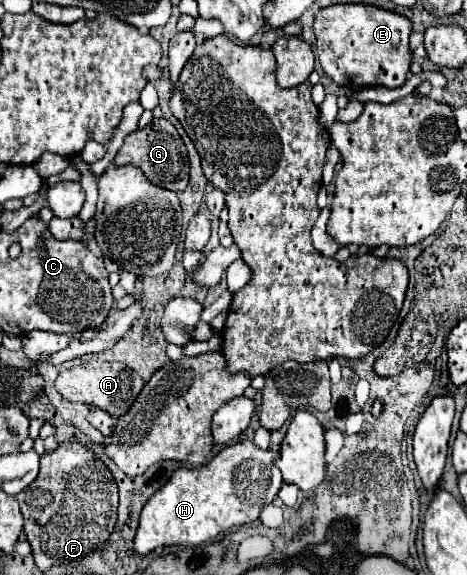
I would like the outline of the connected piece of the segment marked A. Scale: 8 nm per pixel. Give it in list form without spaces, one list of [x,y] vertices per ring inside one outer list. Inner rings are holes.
[[[88,361],[62,371],[56,379],[56,389],[64,399],[74,403],[84,403],[84,405],[96,405],[108,411],[112,417],[124,415],[130,409],[130,405],[136,401],[142,387],[144,387],[144,379],[124,363]]]

